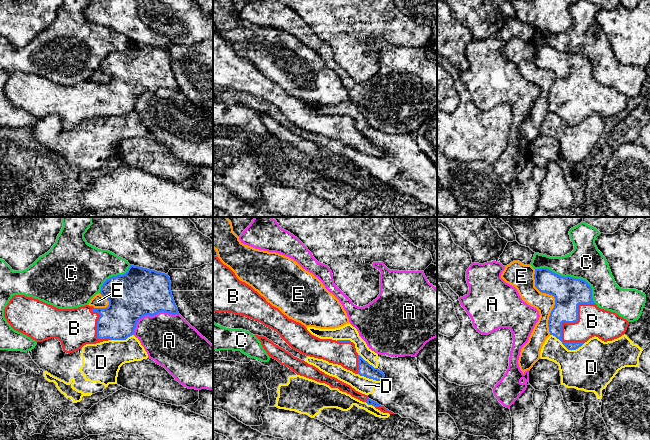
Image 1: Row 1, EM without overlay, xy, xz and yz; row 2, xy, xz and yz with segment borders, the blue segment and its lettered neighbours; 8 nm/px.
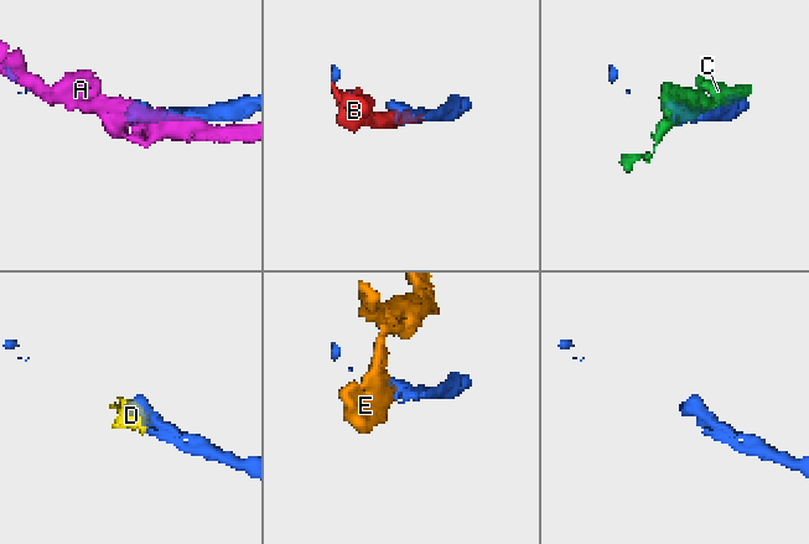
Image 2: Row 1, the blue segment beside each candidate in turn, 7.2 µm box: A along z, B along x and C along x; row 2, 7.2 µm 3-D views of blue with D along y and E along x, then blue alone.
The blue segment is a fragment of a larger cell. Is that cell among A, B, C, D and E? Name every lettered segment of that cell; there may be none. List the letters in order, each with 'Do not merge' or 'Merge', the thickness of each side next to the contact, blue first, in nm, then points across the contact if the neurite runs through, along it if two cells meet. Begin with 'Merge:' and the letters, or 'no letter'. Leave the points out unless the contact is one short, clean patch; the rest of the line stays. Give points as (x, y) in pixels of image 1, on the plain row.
Merge: B
A: Do not merge. Thickness 380 nm (blue) against 400 nm
B: Merge. Thickness 240 nm (blue) against 240 nm
C: Do not merge. Thickness 240 nm (blue) against 280 nm
D: Do not merge. Thickness 120 nm (blue) against 380 nm
E: Do not merge. Thickness 240 nm (blue) against 160 nm

